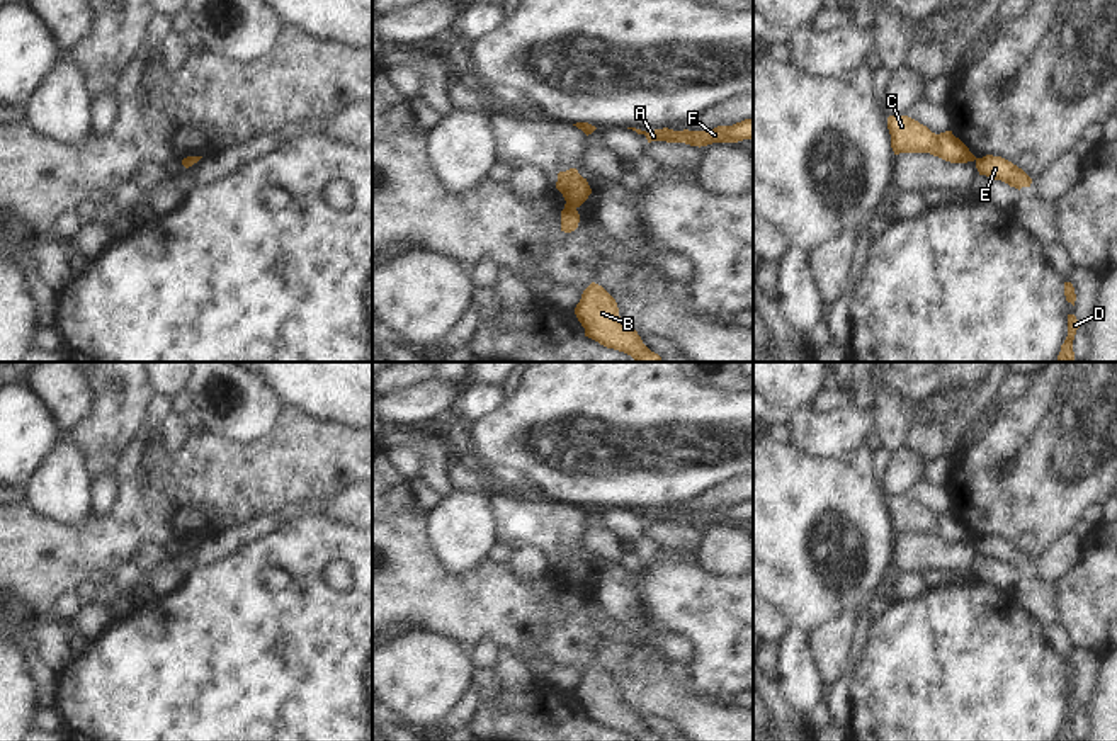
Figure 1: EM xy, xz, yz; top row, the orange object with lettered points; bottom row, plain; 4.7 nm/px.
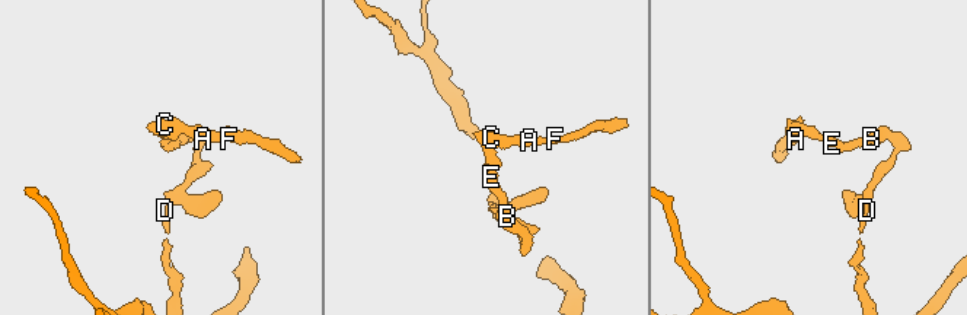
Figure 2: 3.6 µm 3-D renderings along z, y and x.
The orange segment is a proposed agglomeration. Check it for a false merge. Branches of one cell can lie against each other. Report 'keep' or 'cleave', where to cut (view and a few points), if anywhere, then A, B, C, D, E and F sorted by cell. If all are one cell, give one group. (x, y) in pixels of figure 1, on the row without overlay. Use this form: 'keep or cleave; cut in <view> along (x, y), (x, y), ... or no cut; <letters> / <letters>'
cleave; cut in xz along (567, 583), (575, 588); A C F / B D E

